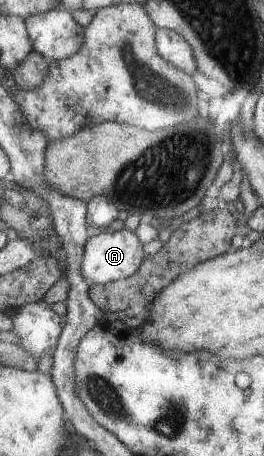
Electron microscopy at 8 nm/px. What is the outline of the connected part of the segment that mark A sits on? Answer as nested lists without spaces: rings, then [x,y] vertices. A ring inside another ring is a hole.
[[[123,229],[118,233],[106,232],[93,237],[86,247],[86,254],[83,260],[83,275],[85,279],[93,285],[107,285],[113,281],[127,279],[135,275],[145,263],[145,246],[141,242],[141,238],[131,232],[131,230]]]

